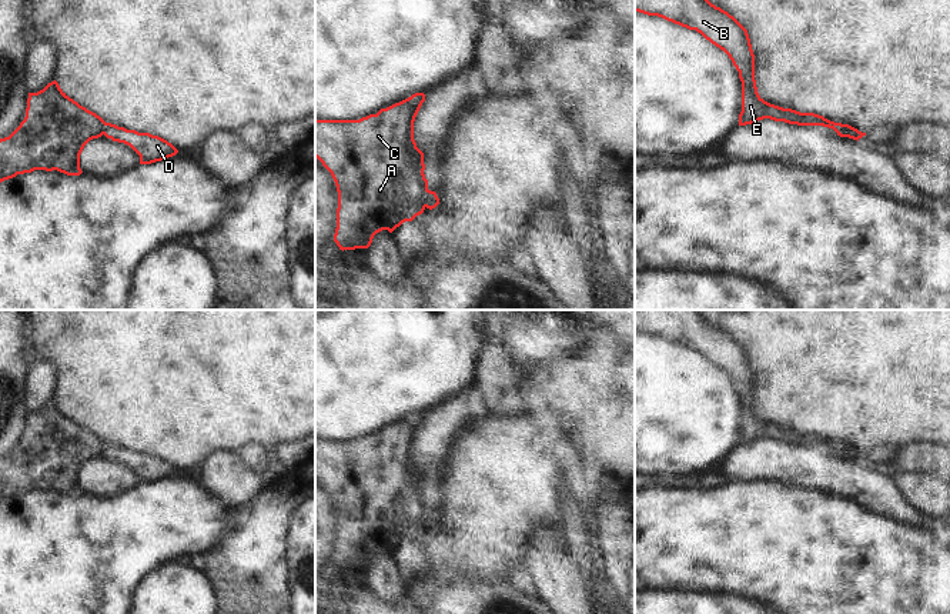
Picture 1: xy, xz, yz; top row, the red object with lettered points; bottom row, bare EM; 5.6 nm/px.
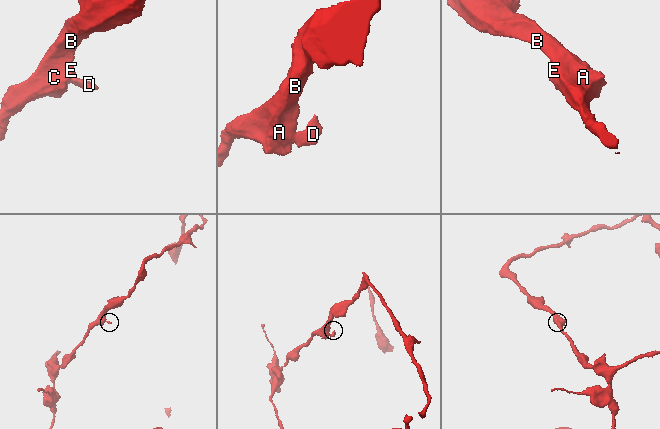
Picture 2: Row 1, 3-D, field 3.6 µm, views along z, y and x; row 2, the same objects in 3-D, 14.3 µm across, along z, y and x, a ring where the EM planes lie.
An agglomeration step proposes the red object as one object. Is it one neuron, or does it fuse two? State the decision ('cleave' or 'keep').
cleave

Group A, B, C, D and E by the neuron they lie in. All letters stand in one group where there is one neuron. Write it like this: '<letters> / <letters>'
A B C E / D

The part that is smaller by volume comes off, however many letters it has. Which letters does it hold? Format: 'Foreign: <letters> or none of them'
Foreign: D

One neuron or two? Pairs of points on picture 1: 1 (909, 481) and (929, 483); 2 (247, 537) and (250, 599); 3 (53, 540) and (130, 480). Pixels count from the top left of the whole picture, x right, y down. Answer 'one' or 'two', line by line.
1: one
2: one
3: two

